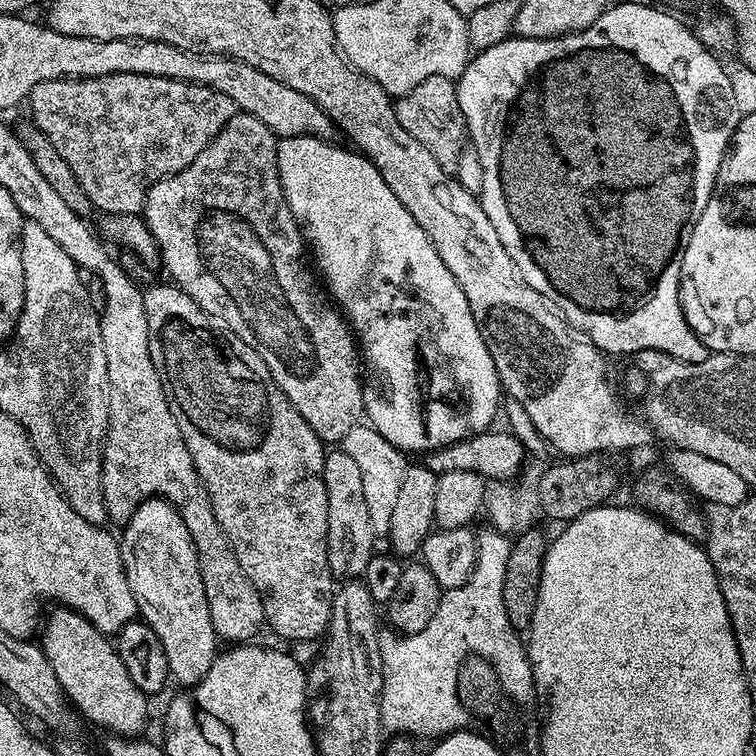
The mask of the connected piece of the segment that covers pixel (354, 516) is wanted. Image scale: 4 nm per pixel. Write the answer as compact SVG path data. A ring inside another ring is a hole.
M343 450L329 451L324 458L324 485L328 499L328 561L332 575L344 582L363 577L366 566L370 566L370 558L377 551L377 529L366 511L366 494L362 494L362 470L358 470L358 462Z

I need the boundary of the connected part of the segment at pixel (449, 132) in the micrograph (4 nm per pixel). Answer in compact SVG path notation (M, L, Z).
M447 76L426 78L426 82L418 82L414 90L395 101L398 122L415 140L422 142L439 164L449 170L455 169L460 155L466 147L466 125L460 109L460 94L455 79Z

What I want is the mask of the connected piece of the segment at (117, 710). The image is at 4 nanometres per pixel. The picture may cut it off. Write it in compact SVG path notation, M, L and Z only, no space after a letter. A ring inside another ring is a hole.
M53 607L43 617L38 643L54 669L58 682L64 687L65 696L83 719L85 716L90 723L105 728L104 732L108 734L139 737L144 732L149 697L138 690L138 686L134 686L134 678L130 678L126 666L122 666L115 643L82 613L73 608Z

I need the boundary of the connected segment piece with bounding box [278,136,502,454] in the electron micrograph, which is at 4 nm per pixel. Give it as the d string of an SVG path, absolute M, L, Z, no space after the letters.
M285 136L278 143L278 172L282 178L282 190L286 194L286 202L294 214L294 218L303 231L311 259L330 293L331 299L338 305L339 311L346 317L359 347L362 349L362 360L366 365L366 383L364 384L364 411L367 423L375 428L386 442L390 442L401 452L423 454L434 452L437 448L449 448L454 442L462 442L471 436L477 436L493 427L492 419L502 408L502 385L500 375L494 366L494 358L490 358L490 350L478 330L478 322L470 310L470 302L466 302L466 294L462 294L462 286L446 270L446 262L438 258L438 250L430 242L430 238L410 218L410 210L394 198L394 190L386 186L382 174L373 166L372 161L351 147L339 148L332 140L320 140L316 136Z

